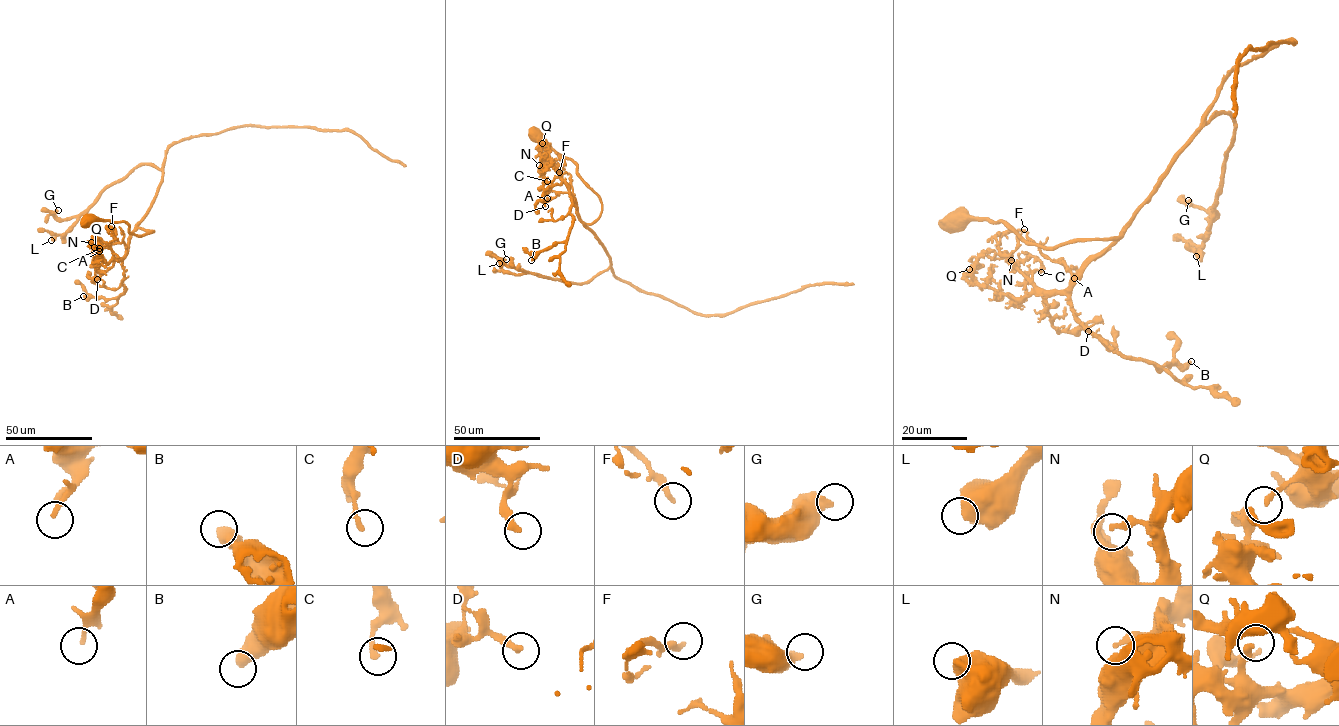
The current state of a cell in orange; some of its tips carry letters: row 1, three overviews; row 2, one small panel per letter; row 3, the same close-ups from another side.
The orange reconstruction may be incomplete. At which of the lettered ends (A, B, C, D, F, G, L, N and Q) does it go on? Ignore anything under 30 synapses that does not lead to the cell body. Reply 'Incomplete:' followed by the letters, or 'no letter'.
Incomplete: no letter

